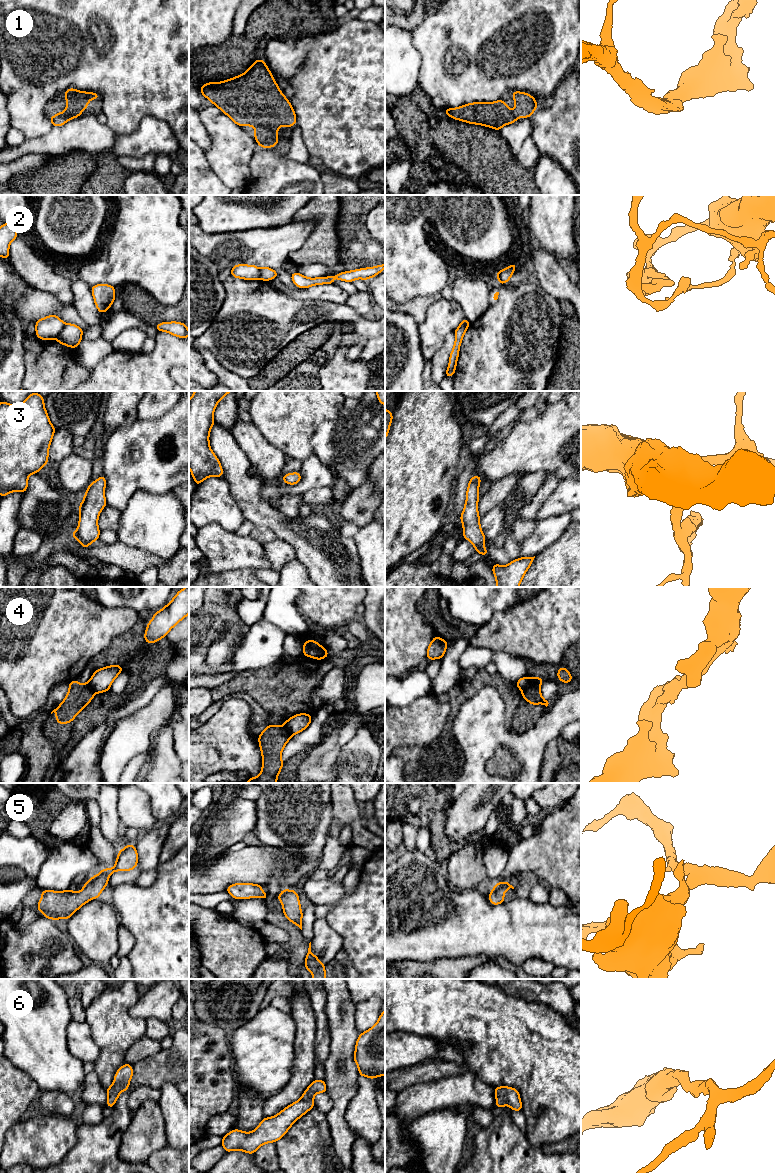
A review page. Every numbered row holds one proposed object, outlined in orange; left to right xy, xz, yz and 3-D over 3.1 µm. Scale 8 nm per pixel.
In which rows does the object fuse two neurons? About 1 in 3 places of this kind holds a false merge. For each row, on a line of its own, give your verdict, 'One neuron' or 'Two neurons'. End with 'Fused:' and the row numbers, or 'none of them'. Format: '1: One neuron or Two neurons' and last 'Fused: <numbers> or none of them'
1: One neuron
2: Two neurons
3: One neuron
4: Two neurons
5: One neuron
6: One neuron
Fused: 2, 4

